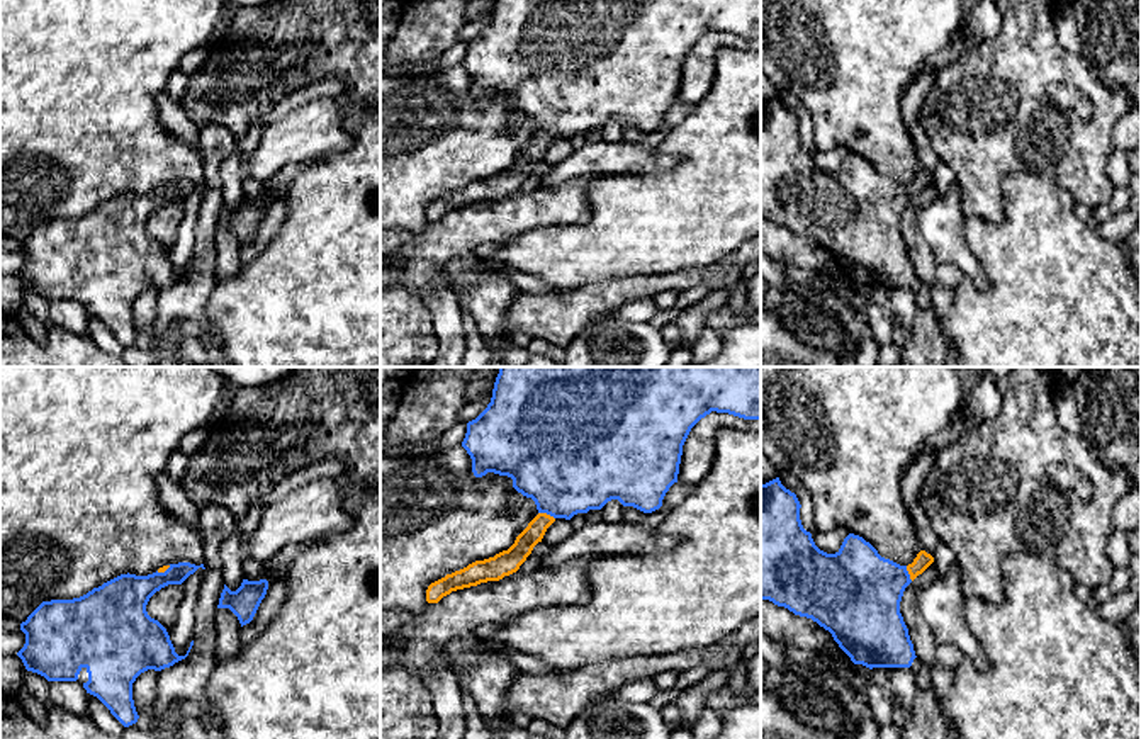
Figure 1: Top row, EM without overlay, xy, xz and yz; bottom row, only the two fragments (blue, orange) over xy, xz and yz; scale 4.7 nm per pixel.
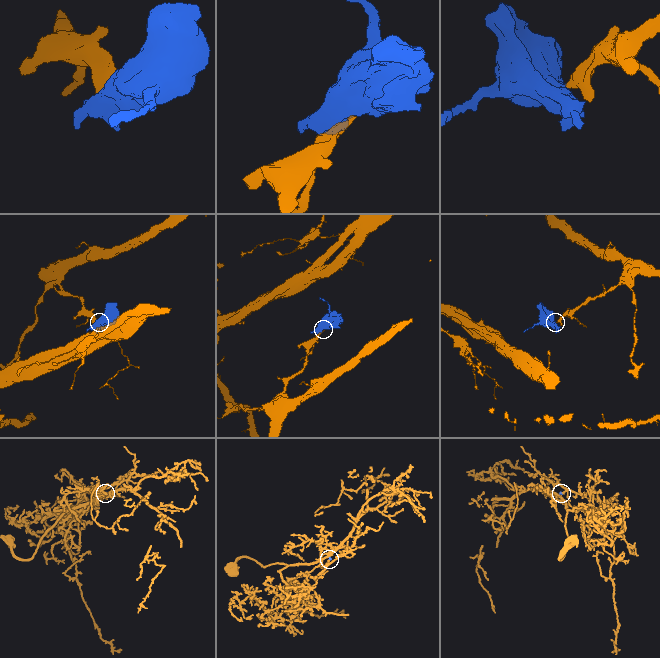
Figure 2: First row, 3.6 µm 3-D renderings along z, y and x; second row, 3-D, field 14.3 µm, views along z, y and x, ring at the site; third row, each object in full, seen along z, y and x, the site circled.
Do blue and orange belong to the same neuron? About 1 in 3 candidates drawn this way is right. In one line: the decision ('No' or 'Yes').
Yes

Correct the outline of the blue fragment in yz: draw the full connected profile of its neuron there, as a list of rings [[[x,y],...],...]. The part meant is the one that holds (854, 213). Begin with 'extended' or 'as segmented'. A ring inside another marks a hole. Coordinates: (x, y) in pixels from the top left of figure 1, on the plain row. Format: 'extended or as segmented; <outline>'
extended; [[[779,97],[761,104],[761,219],[812,238],[829,250],[854,284],[873,287],[910,287],[915,275],[908,248],[900,233],[905,207],[922,194],[934,177],[920,170],[912,183],[885,178],[863,156],[849,153],[835,173],[820,170],[800,139],[800,121]]]

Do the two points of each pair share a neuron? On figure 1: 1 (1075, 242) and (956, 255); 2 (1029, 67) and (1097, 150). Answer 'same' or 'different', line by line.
1: different
2: same

